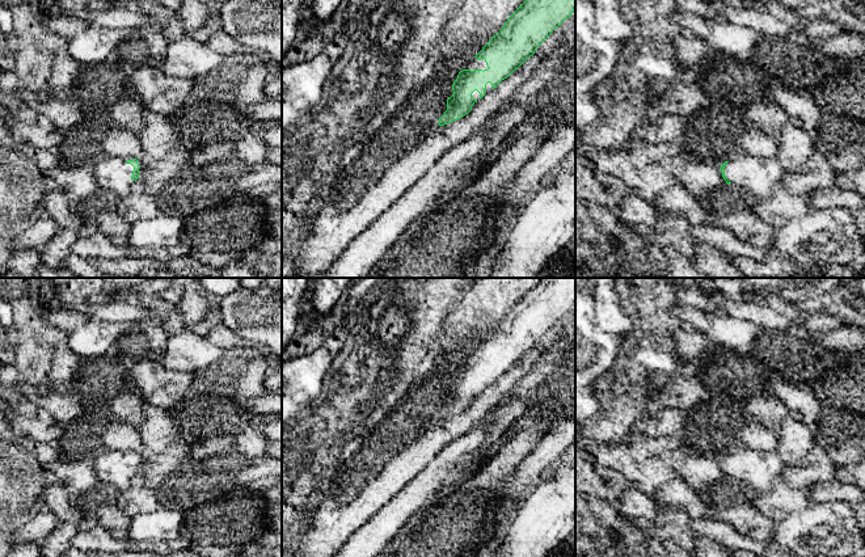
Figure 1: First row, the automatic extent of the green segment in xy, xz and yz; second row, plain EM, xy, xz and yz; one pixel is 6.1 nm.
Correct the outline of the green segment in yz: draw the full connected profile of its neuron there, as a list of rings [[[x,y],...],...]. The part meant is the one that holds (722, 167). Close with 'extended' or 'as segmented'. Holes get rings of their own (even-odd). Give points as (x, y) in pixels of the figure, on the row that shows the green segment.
[[[746,155],[725,161],[720,170],[726,183],[739,186],[759,199],[769,198],[786,172],[776,157]]]; extended

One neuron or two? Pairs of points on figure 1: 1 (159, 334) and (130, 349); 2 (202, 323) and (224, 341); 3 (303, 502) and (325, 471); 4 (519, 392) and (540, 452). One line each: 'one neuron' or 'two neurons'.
1: one neuron
2: two neurons
3: one neuron
4: two neurons

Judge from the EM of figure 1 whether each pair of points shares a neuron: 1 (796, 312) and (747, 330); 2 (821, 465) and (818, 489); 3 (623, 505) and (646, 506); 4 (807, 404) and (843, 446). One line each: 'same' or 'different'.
1: different
2: different
3: same
4: same

